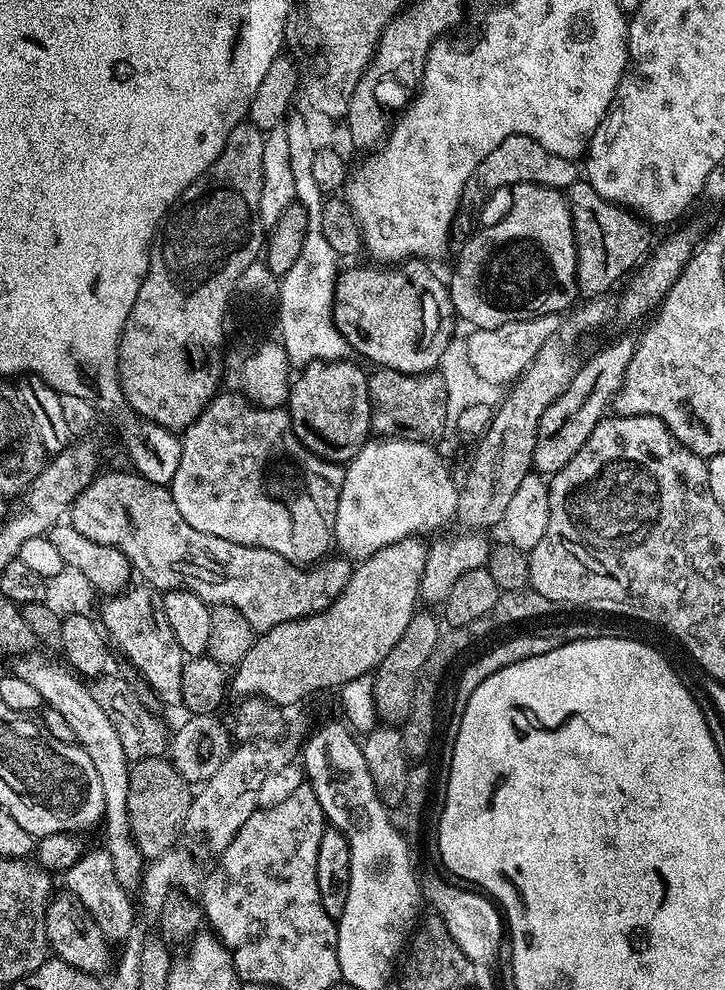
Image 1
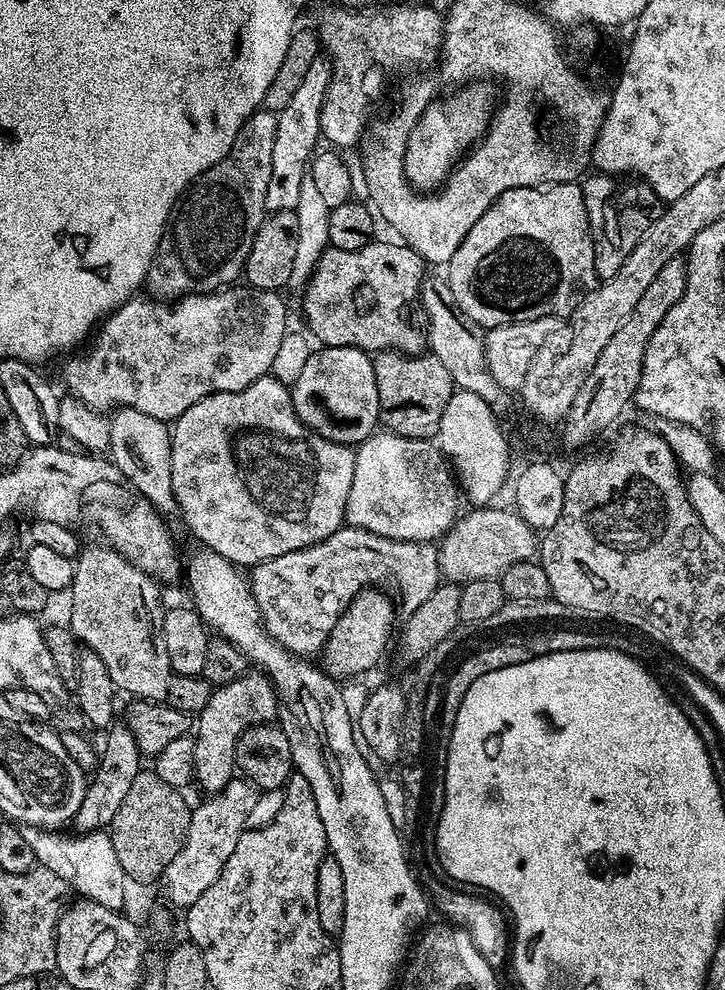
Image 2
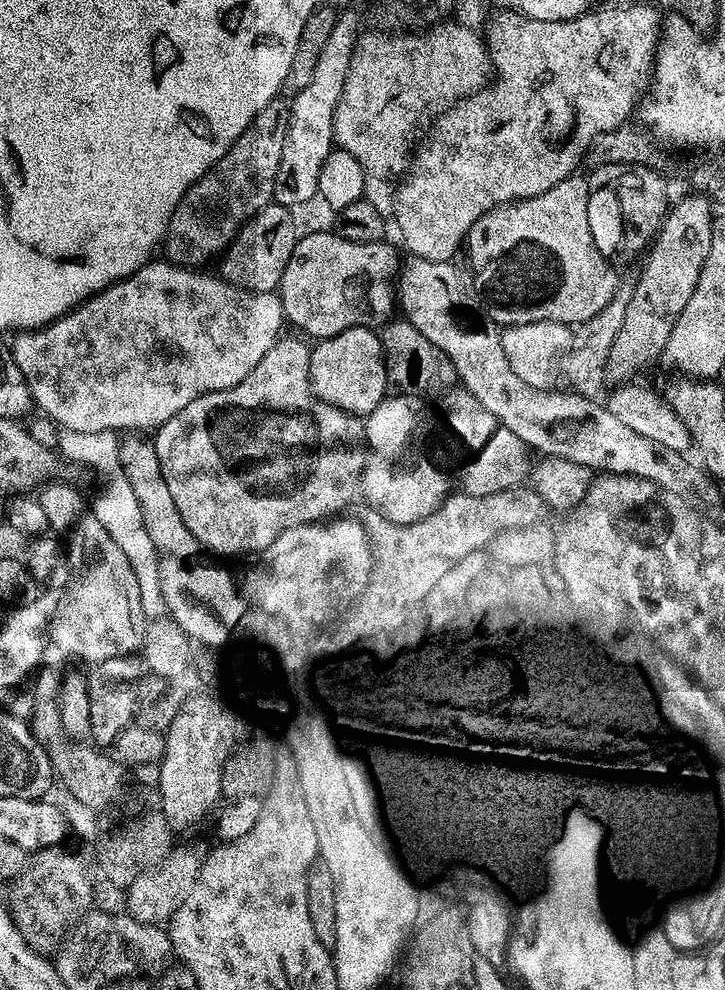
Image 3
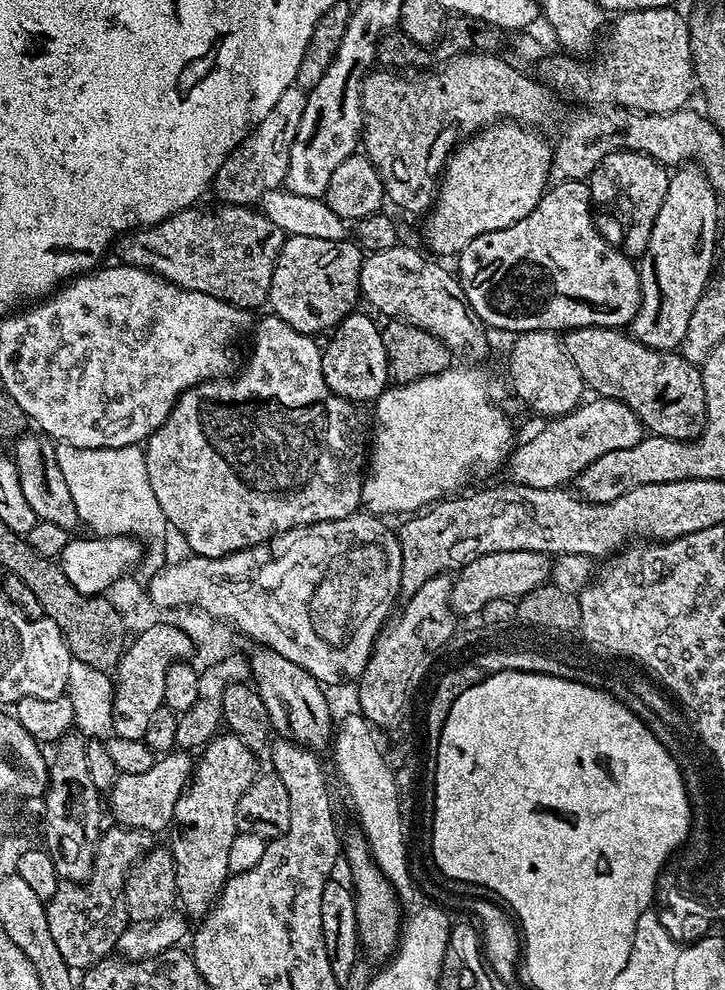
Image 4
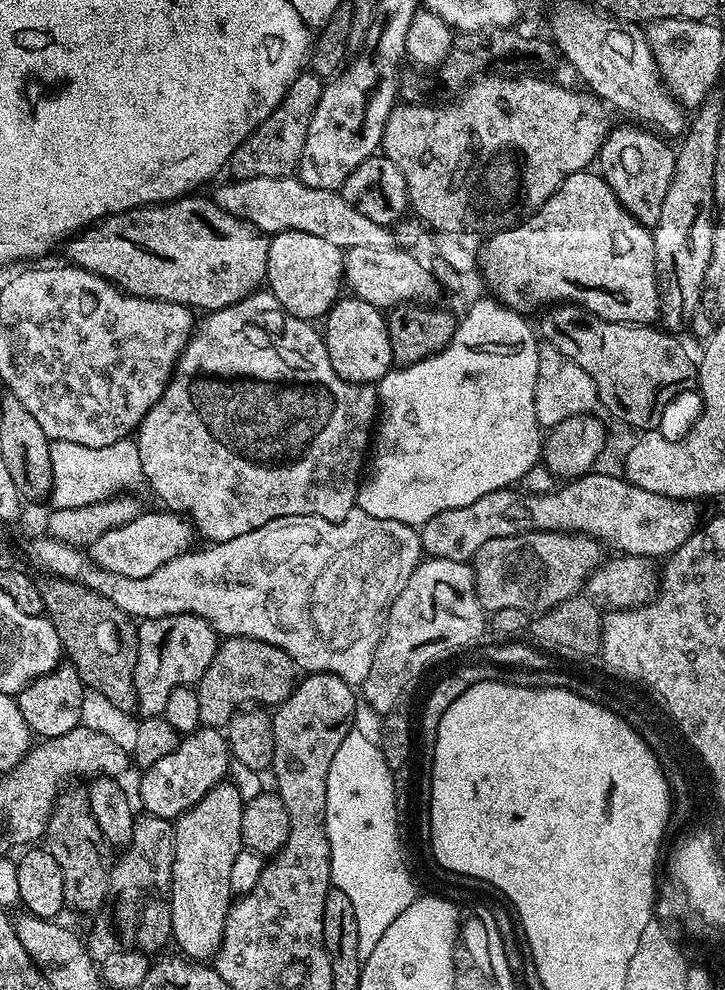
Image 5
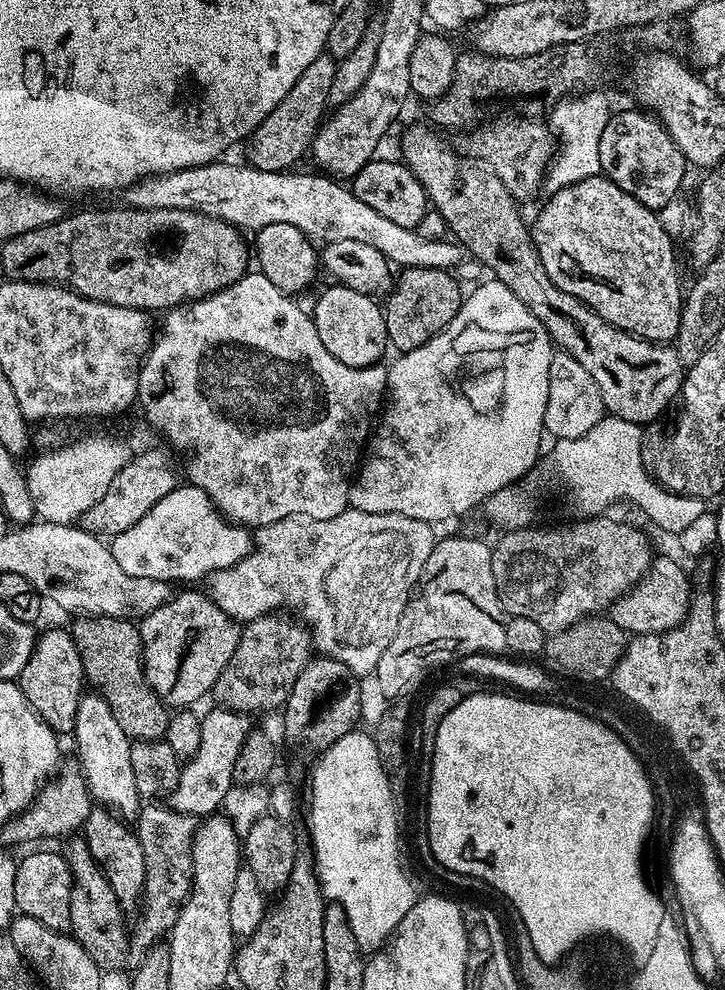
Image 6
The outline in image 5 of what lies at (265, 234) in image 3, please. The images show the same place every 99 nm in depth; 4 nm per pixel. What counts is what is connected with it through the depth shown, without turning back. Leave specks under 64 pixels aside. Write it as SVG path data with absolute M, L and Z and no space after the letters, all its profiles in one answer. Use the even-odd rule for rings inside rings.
M204 194L181 196L179 200L170 200L166 204L145 204L142 208L131 208L125 212L116 212L113 216L105 216L103 220L85 228L83 232L76 233L67 241L68 256L72 259L69 261L77 268L85 268L90 274L98 274L102 279L111 282L115 288L127 292L129 296L141 296L147 300L165 300L193 310L201 308L201 313L204 314L217 312L226 306L234 306L234 302L242 302L242 298L257 291L266 281L269 237L250 222L222 210L222 206L218 206L215 199L208 197L207 200L206 197L200 195Z

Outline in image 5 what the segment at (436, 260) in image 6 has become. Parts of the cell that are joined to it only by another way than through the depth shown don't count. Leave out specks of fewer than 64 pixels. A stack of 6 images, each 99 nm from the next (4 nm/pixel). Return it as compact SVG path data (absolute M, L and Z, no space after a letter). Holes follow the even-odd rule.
M295 175L278 178L229 179L229 184L215 185L214 199L222 210L250 222L265 234L282 231L306 231L315 237L324 238L343 250L354 246L393 247L393 233L385 225L370 222L362 210L354 210L339 191L316 190L306 186Z

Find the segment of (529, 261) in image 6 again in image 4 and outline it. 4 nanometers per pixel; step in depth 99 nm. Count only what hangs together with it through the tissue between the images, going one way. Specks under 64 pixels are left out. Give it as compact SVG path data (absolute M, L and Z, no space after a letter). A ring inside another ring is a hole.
M573 328L563 333L562 343L585 385L597 397L620 400L636 412L651 435L690 441L703 432L706 394L702 374L679 351L648 348L627 331L615 328Z

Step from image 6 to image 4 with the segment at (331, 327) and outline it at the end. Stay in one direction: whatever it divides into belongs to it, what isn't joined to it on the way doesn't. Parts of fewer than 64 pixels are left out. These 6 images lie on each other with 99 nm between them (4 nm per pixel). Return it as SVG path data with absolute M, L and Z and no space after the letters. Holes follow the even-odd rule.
M356 310L345 317L327 337L328 345L323 345L320 354L322 374L326 378L326 386L330 386L334 394L353 402L374 402L390 384L386 346L381 325L376 325L370 317L360 312Z

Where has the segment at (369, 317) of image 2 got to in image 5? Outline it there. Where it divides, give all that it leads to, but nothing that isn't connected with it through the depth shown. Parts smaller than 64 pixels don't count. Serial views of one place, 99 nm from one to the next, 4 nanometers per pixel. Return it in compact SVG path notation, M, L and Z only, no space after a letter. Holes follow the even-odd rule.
M306 231L277 232L268 244L267 289L291 316L309 322L323 319L340 298L340 288L344 286L344 253L332 242Z

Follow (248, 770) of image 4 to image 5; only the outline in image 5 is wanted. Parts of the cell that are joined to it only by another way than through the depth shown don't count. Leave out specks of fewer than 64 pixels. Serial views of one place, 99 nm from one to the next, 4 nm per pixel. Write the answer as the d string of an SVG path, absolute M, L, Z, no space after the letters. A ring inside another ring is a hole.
M221 782L215 784L212 789L202 798L202 802L198 802L193 806L189 812L184 812L182 815L176 817L174 827L176 830L176 845L174 846L174 870L172 871L172 882L170 891L172 897L167 897L170 914L173 916L173 934L172 940L174 944L181 948L183 955L190 961L195 962L208 962L215 957L216 952L220 948L220 943L224 937L226 930L226 918L228 917L228 910L234 903L234 895L230 886L230 870L233 869L233 863L242 849L240 839L242 838L242 814L244 813L244 806L246 803L245 797L240 797L240 792L234 785L228 784L229 782Z

